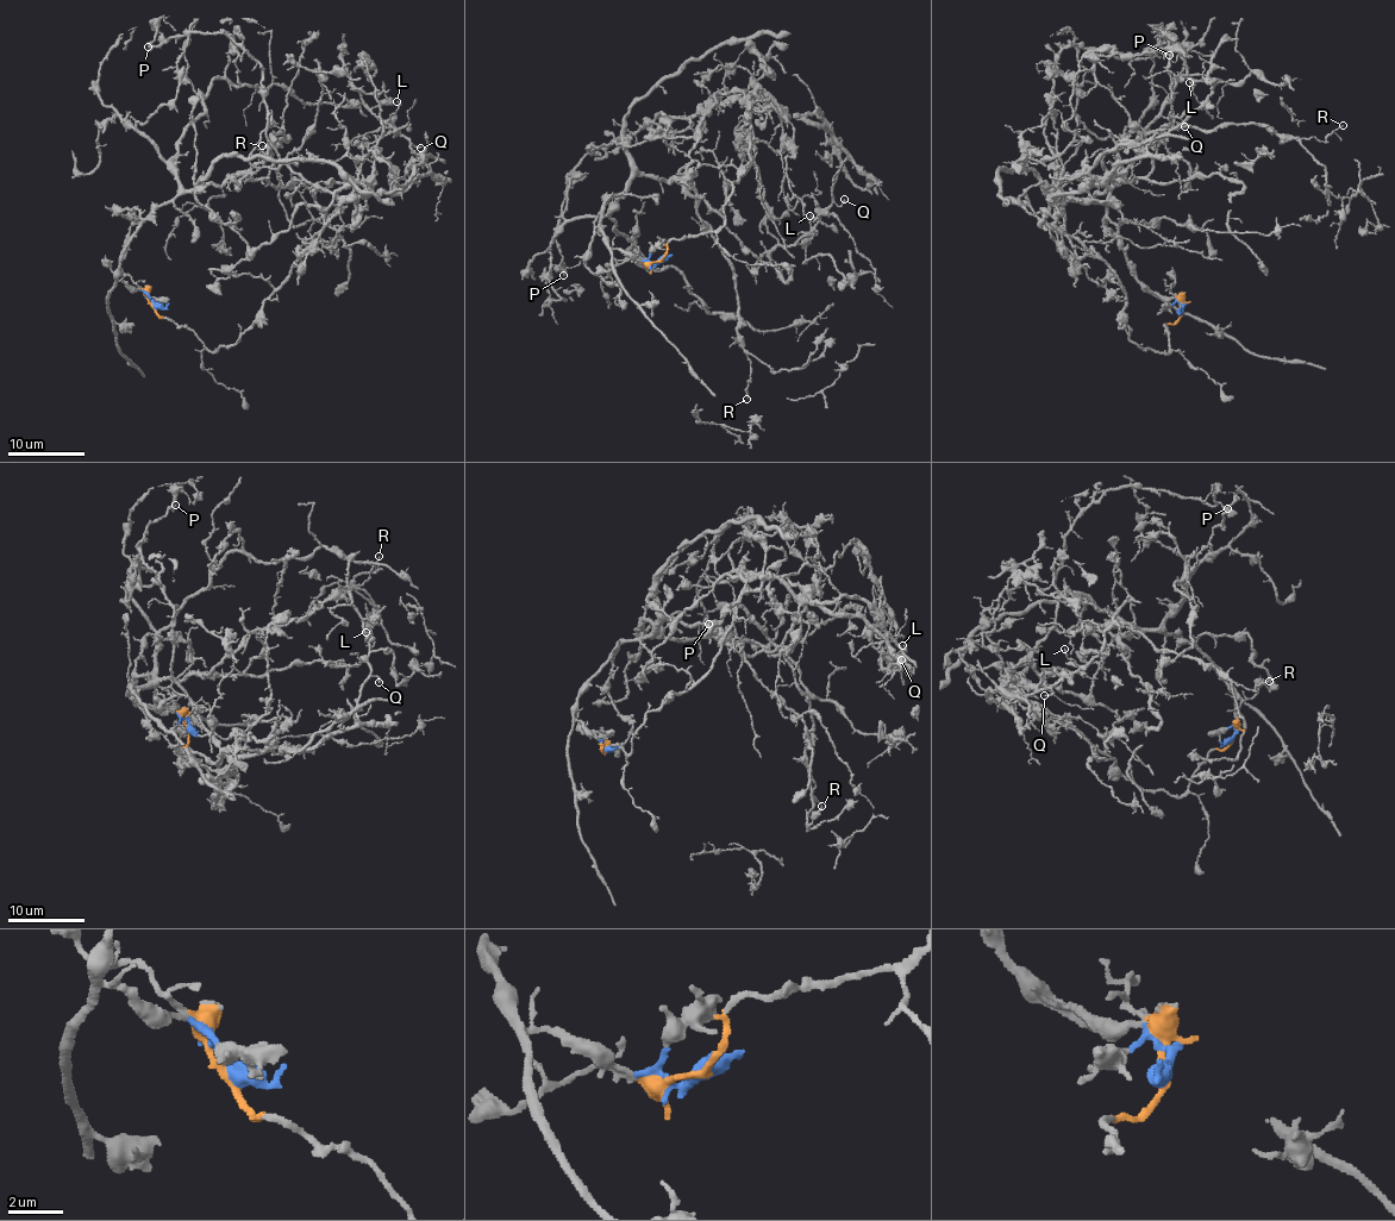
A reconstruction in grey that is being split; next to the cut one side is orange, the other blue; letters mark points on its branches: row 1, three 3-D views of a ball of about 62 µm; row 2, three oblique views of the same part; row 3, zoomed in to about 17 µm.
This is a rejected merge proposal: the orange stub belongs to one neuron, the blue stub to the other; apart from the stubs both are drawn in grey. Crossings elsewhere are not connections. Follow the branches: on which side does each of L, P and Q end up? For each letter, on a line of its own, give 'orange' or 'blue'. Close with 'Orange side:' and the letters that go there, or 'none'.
L: orange
P: orange
Q: orange
Orange side: L, P, Q

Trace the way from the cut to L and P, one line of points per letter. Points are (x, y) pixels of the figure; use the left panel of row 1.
L: (154, 306), (211, 351), (231, 346), (350, 195), (407, 191), (430, 170), (389, 124), (398, 101)
P: (154, 306), (211, 351), (231, 346), (332, 199), (269, 142), (261, 64), (244, 49), (188, 32), (148, 48)

